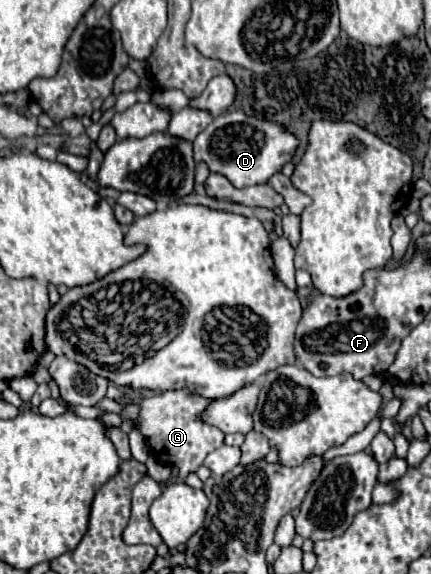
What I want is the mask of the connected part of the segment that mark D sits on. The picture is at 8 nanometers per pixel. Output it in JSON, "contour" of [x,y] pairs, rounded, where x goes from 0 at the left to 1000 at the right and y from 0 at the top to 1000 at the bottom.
{"contour":[[[557,192],[520,195],[497,206],[450,244],[450,282],[473,282],[487,300],[510,303],[548,328],[617,321],[622,310],[677,275],[691,244],[659,230],[654,220],[622,209],[580,206]]]}

